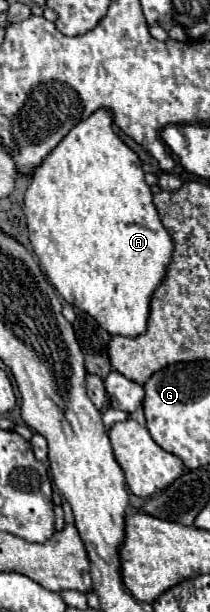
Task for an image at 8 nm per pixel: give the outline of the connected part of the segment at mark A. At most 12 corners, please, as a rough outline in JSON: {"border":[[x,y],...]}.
{"border":[[109,109],[33,173],[29,241],[111,335],[147,329],[173,241]]}

